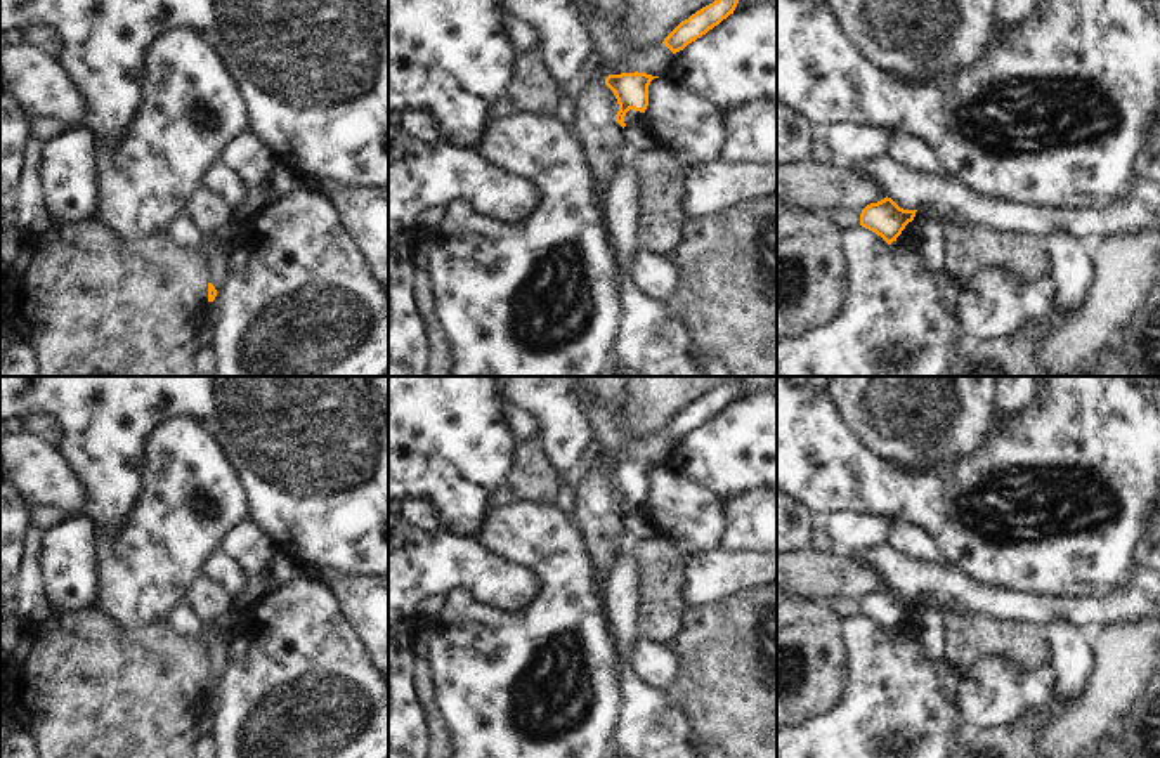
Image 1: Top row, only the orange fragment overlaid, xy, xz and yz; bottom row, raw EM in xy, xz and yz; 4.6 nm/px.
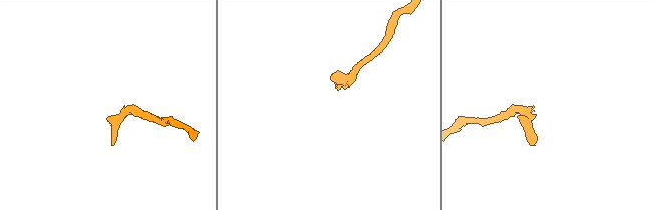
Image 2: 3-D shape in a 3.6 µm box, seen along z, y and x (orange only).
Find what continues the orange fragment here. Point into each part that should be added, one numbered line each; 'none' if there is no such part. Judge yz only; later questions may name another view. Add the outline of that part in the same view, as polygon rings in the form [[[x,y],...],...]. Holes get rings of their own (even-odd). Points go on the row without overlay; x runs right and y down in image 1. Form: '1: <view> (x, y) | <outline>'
1: yz (909, 578) | [[[1160,501],[1148,526],[1146,541],[1139,548],[1141,564],[1134,581],[1120,595],[1106,602],[1075,597],[1037,597],[1028,593],[1016,593],[1006,588],[987,588],[950,564],[917,562],[893,550],[890,545],[879,545],[876,548],[863,550],[862,553],[867,557],[869,564],[879,571],[879,576],[884,579],[884,583],[891,586],[900,597],[917,598],[922,595],[933,595],[935,598],[954,604],[961,611],[980,616],[1033,621],[1044,628],[1047,628],[1047,624],[1054,619],[1068,619],[1079,628],[1085,628],[1092,623],[1115,628],[1120,624],[1137,624],[1151,616],[1160,616]]]

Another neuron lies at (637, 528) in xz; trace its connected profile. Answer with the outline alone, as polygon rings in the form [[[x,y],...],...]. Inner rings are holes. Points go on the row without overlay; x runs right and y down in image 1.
[[[638,513],[624,515],[624,536],[631,541],[643,541],[654,538],[654,527]]]

